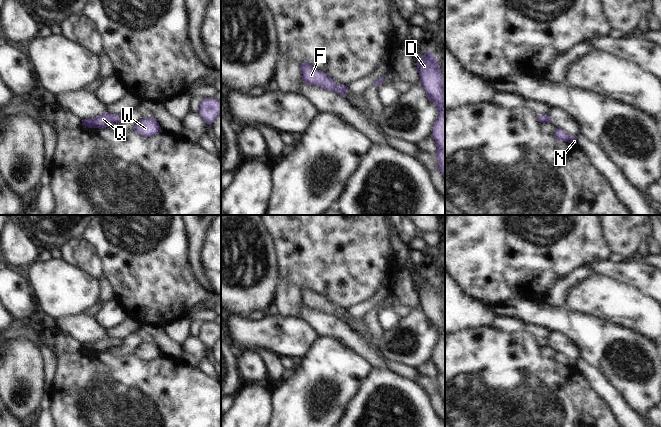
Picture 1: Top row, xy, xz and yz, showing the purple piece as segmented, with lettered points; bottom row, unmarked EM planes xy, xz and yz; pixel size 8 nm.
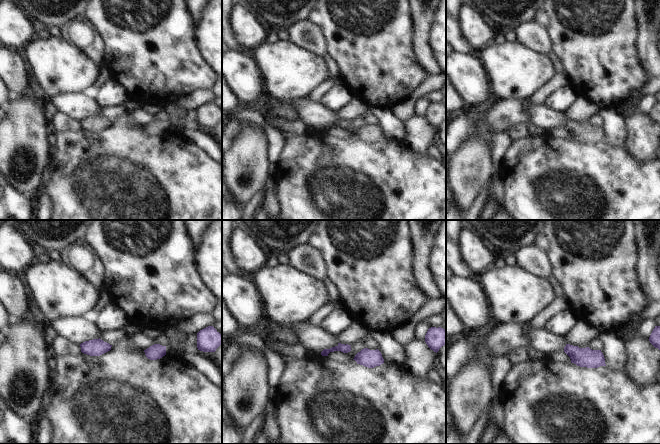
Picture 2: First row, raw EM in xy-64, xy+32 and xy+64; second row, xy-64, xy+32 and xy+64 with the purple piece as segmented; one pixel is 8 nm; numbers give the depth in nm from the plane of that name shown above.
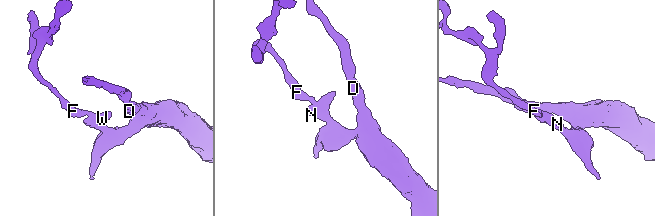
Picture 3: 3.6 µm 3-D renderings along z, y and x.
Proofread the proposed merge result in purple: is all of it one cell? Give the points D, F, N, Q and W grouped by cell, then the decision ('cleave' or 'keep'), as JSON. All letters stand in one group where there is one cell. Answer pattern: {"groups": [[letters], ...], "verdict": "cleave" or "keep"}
{"groups": [["D", "F", "N", "Q", "W"]], "verdict": "keep"}

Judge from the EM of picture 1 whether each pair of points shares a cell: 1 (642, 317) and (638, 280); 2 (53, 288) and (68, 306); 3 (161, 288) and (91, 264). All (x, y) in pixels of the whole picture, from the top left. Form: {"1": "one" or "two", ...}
{"1": "two", "2": "one", "3": "two"}

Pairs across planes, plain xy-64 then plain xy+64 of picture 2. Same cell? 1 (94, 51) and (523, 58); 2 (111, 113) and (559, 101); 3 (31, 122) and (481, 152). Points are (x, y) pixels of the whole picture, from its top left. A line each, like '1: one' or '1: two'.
1: two
2: two
3: one

